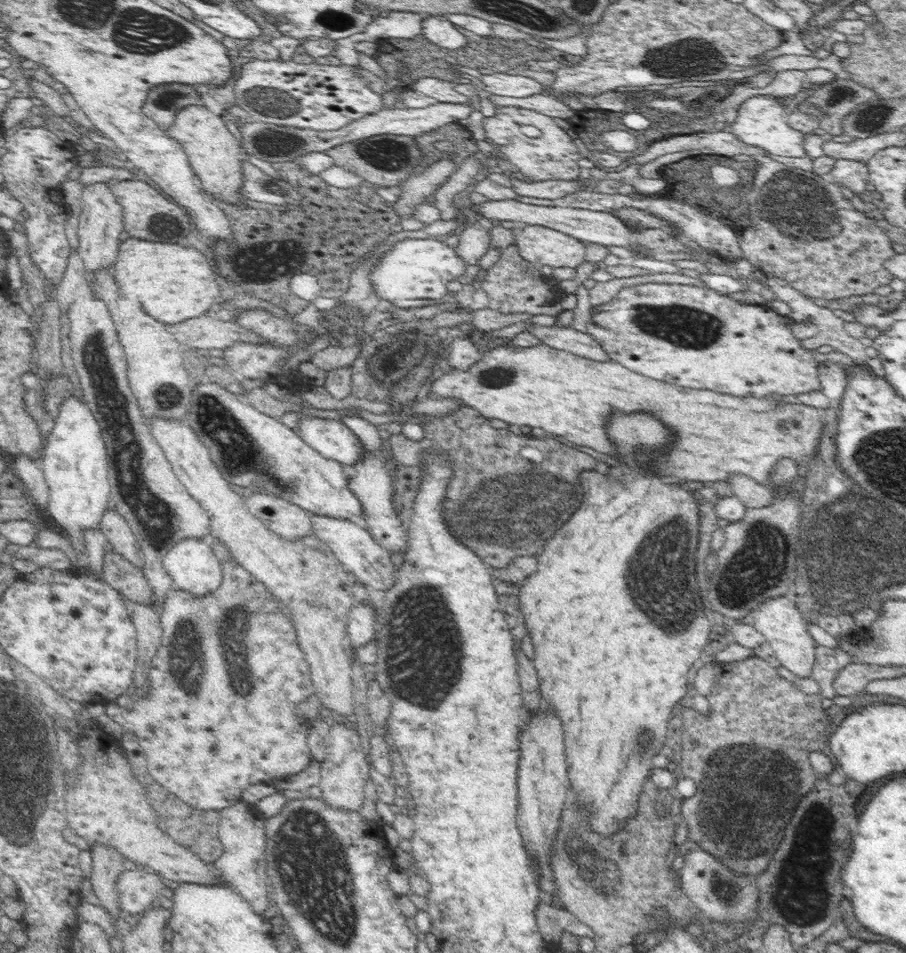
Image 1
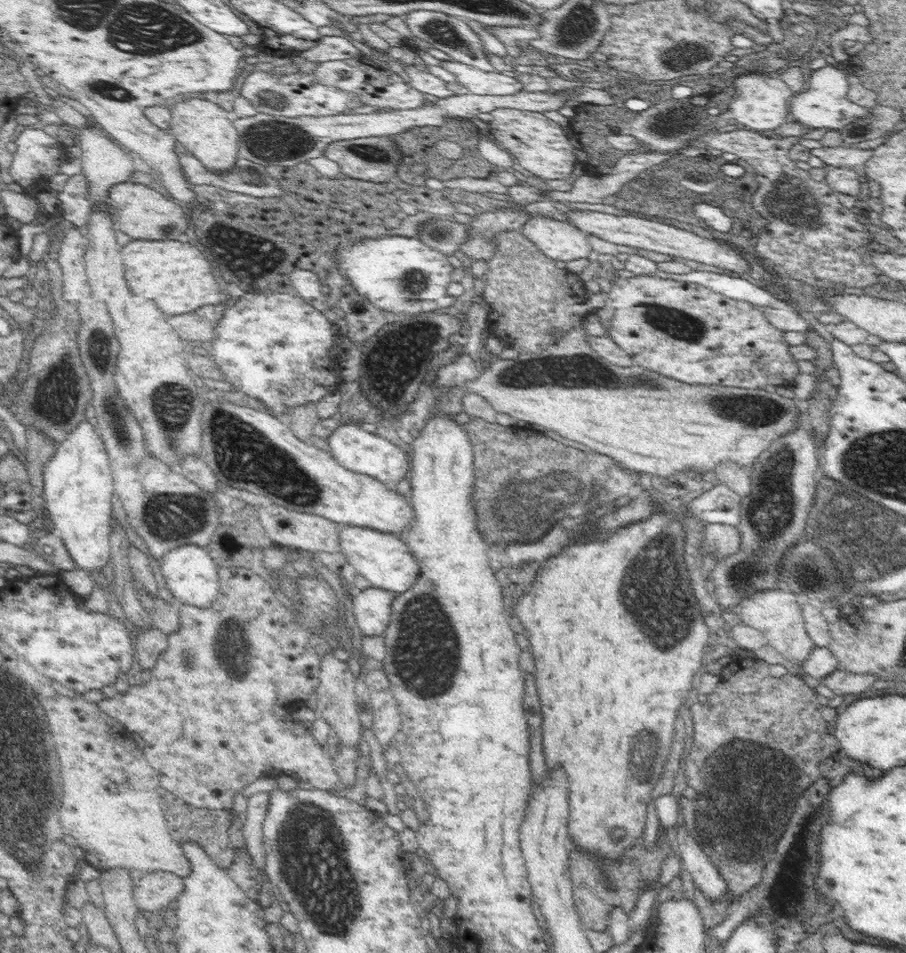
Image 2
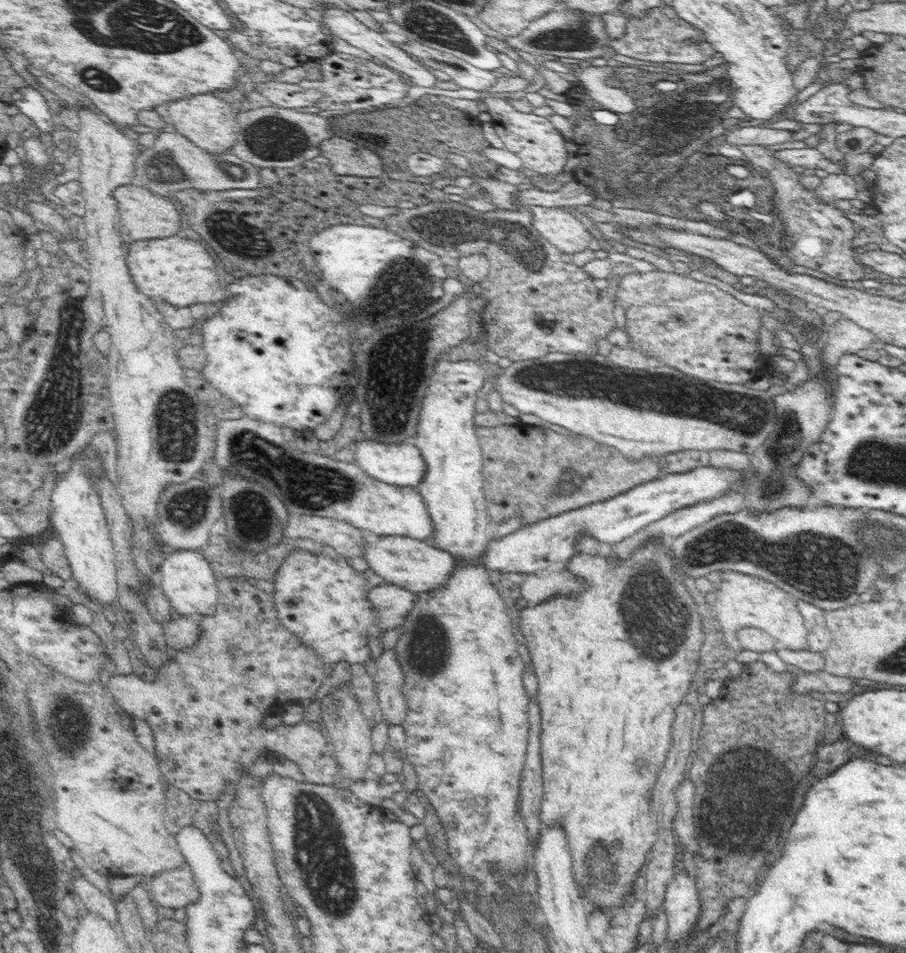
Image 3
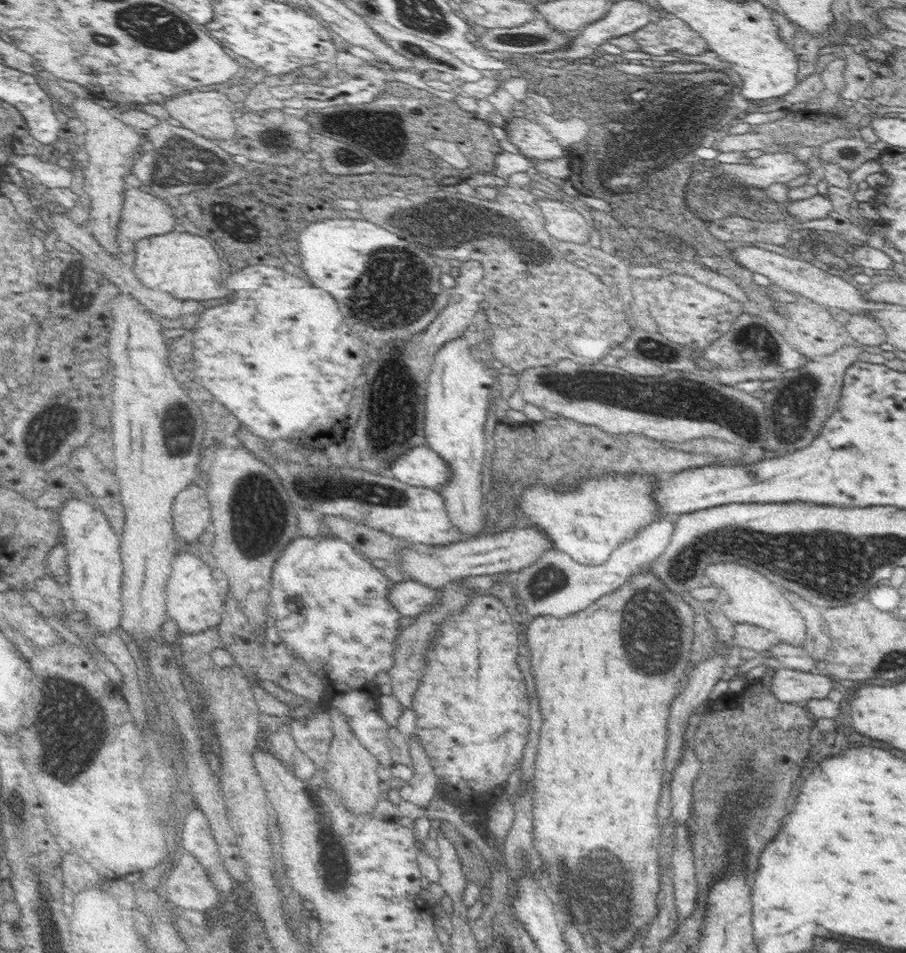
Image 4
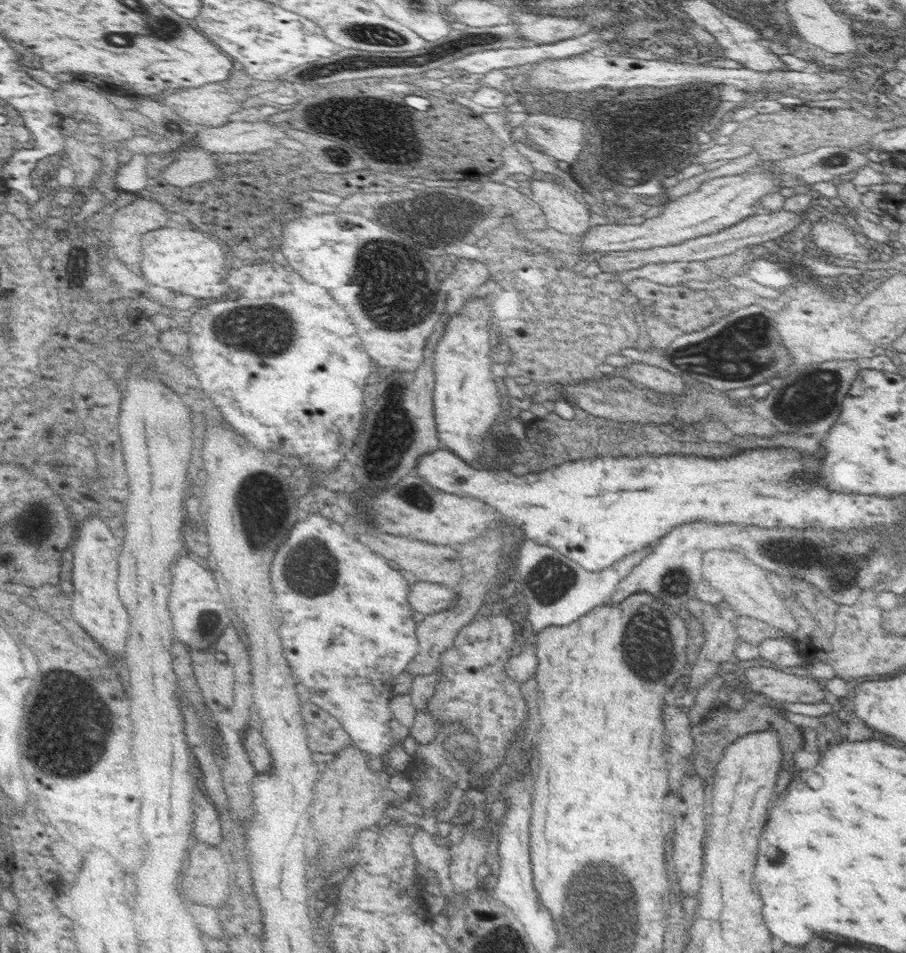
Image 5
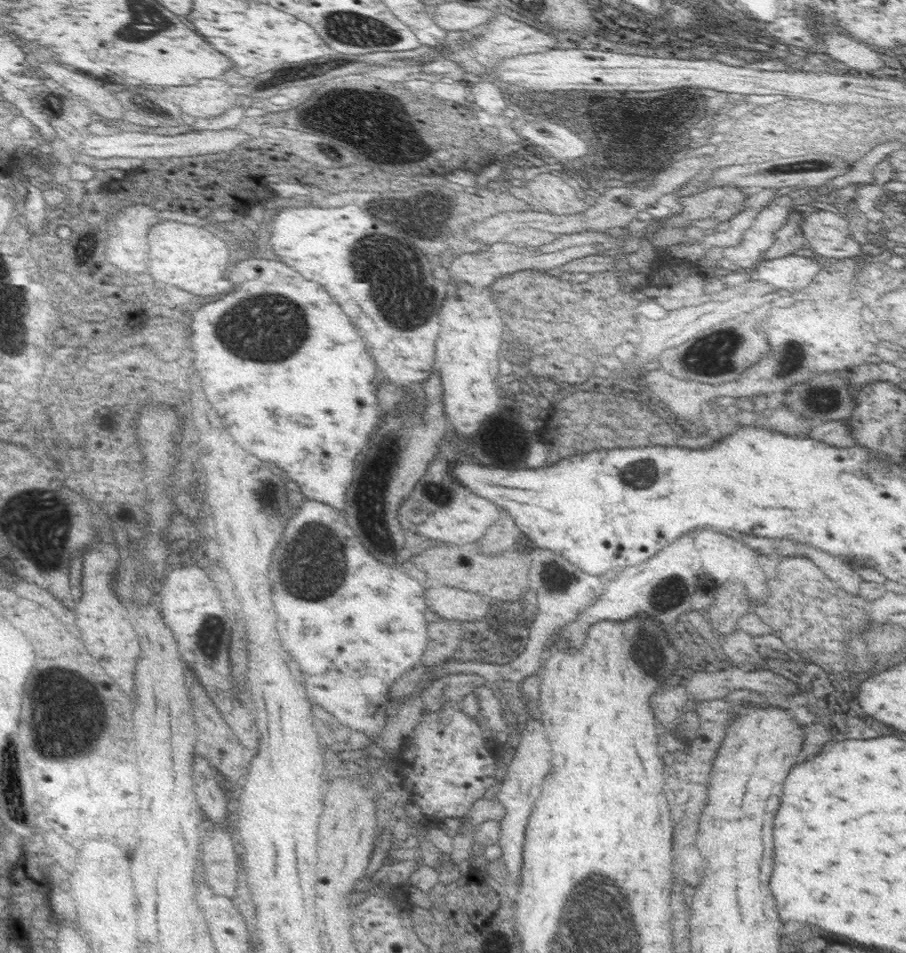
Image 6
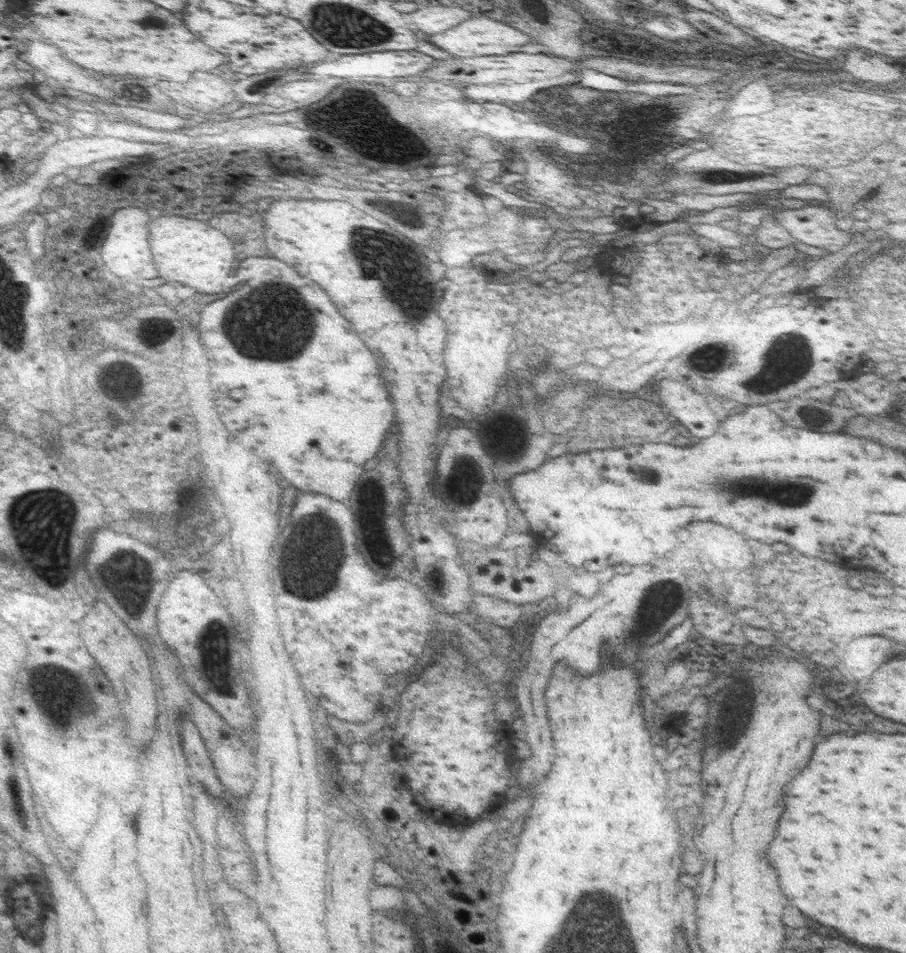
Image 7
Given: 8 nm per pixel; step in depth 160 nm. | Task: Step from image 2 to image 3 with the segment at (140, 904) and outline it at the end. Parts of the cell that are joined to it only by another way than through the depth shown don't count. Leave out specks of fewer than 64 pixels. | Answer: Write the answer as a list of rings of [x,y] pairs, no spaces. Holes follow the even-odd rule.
[[[186,862],[175,869],[162,871],[143,880],[150,895],[158,907],[180,908],[200,900],[200,892],[192,878],[192,870]]]

